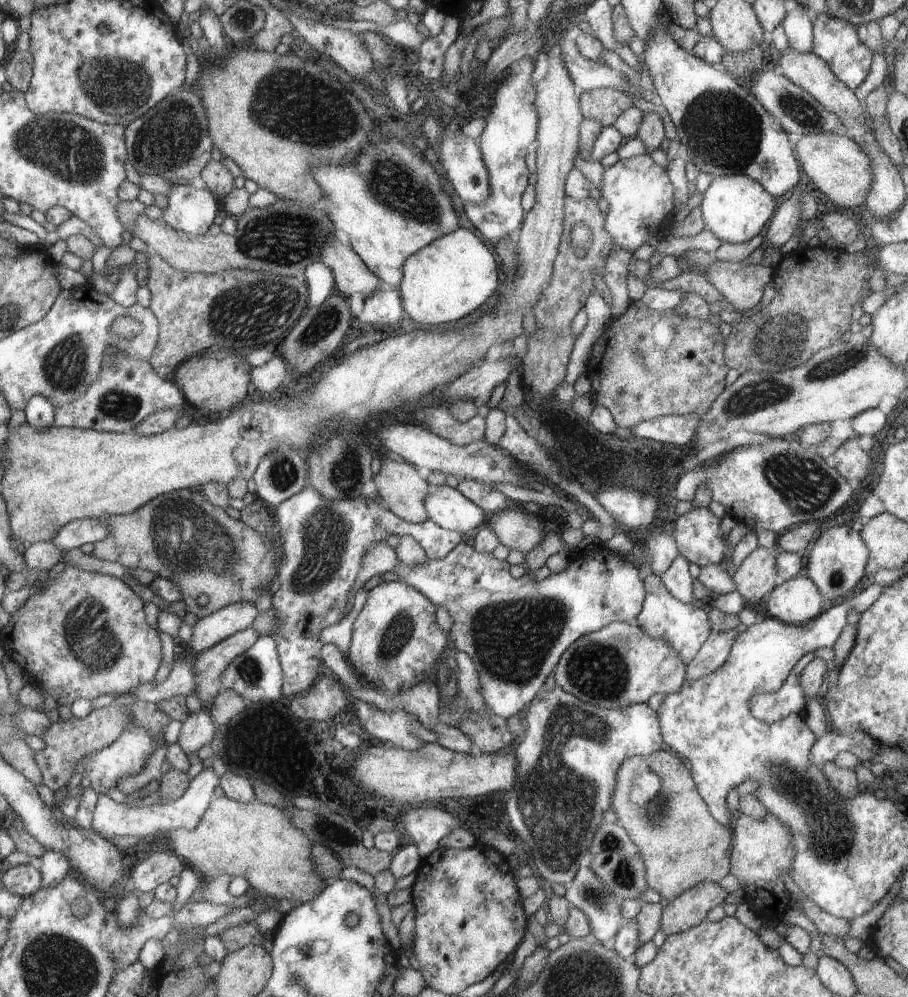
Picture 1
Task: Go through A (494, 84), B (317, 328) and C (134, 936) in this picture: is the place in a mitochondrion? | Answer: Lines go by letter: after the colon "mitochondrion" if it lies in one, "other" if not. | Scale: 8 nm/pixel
A: other
B: mitochondrion
C: other

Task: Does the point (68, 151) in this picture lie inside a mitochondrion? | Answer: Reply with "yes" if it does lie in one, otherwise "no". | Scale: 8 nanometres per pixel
yes

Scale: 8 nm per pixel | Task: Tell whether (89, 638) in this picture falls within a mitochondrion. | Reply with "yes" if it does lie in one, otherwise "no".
yes

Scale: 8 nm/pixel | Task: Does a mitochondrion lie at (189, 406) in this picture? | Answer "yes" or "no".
no

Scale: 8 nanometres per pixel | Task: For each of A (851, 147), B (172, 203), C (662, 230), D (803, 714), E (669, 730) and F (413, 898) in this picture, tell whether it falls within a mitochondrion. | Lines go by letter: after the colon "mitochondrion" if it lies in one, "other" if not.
A: other
B: other
C: other
D: other
E: other
F: other

